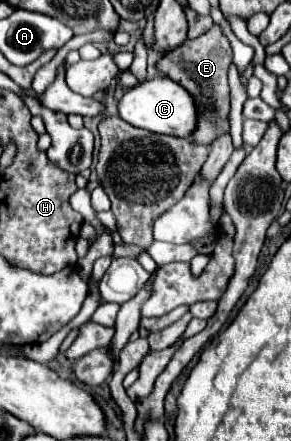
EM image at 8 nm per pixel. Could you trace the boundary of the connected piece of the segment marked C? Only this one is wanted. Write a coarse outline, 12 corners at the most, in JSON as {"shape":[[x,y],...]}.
{"shape":[[167,77],[127,89],[123,121],[151,133],[189,137],[193,97]]}

